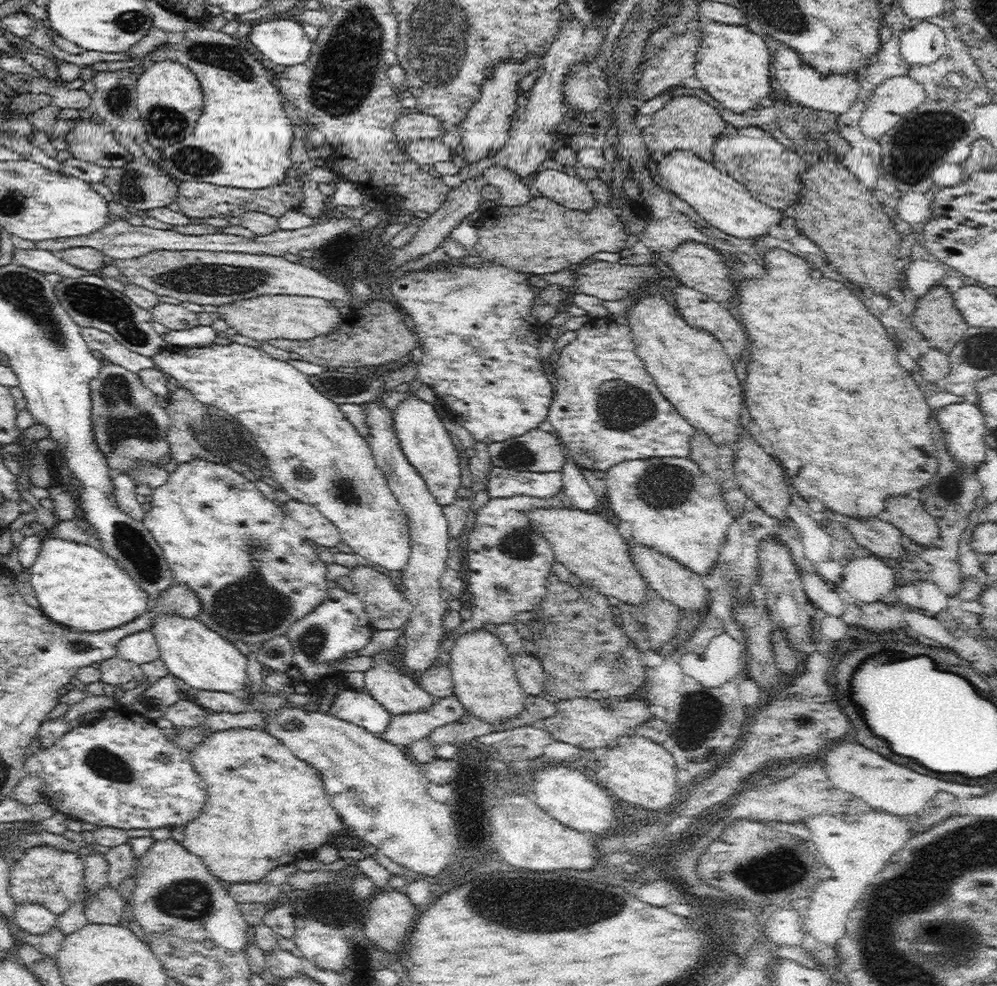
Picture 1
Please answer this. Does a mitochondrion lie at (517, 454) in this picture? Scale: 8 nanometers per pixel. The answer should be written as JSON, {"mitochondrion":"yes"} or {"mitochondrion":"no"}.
{"mitochondrion":"yes"}

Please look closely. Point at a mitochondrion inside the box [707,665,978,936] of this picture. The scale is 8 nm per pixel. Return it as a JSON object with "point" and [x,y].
{"point":[779,867]}

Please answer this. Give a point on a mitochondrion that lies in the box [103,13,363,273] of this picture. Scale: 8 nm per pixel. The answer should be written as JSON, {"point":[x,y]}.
{"point":[224,56]}

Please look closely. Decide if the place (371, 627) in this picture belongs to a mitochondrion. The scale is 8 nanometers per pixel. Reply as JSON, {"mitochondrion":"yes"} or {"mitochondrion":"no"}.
{"mitochondrion":"no"}

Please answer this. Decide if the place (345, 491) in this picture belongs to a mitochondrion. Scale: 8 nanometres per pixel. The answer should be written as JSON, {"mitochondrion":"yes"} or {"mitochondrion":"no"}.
{"mitochondrion":"yes"}

